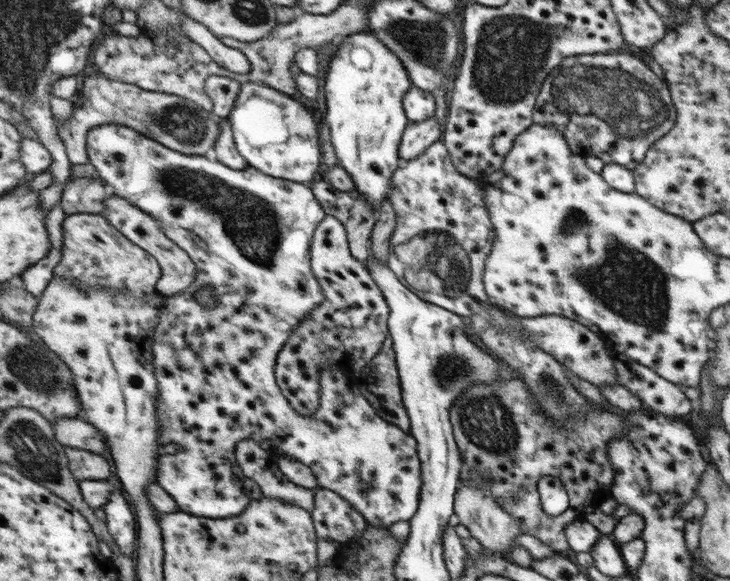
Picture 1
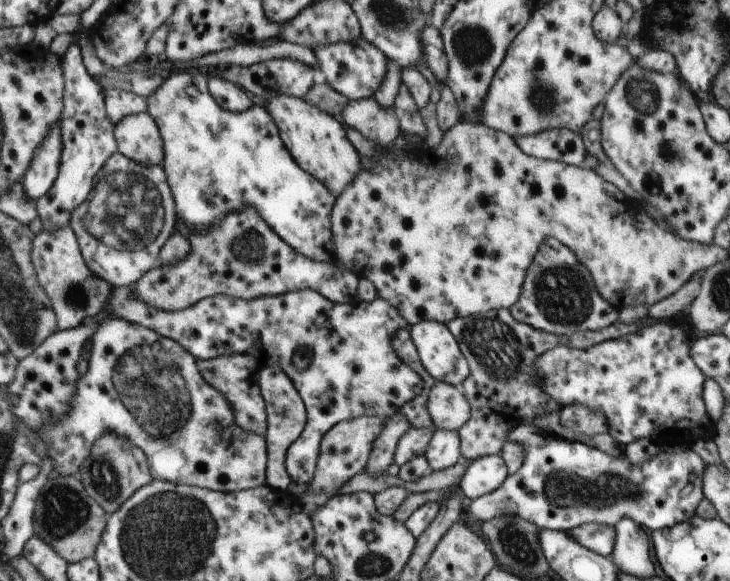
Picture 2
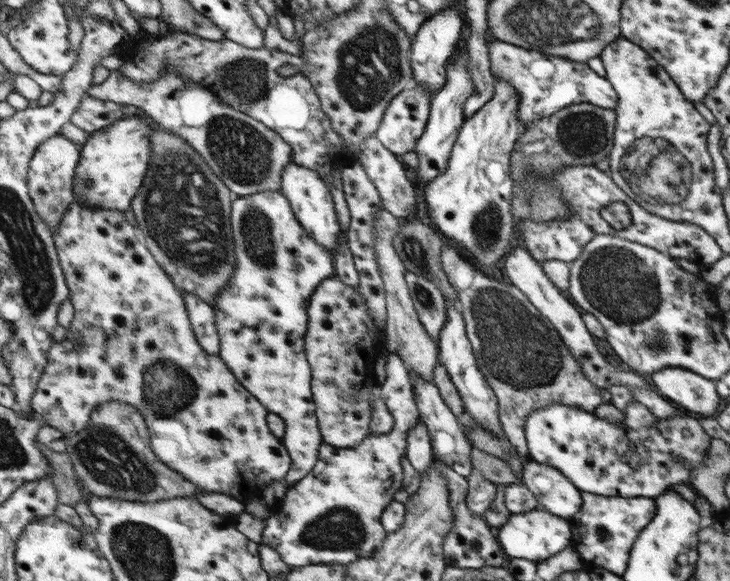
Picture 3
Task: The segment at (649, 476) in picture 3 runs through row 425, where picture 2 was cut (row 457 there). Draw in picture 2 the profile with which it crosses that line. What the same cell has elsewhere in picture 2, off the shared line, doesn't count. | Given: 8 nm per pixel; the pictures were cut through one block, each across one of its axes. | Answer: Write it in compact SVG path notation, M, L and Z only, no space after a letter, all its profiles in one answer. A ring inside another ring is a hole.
M532 424L516 426L510 432L510 436L514 442L519 442L525 447L524 464L516 474L509 475L509 478L494 492L476 500L466 501L463 514L466 517L492 521L494 518L502 518L504 514L513 514L533 522L540 529L566 533L580 528L585 523L616 526L620 520L631 518L634 522L646 526L646 530L654 532L672 529L680 522L692 520L696 516L696 508L706 498L702 476L706 474L708 464L689 446L664 447L654 458L634 464L624 456L606 454L586 443L564 439Z

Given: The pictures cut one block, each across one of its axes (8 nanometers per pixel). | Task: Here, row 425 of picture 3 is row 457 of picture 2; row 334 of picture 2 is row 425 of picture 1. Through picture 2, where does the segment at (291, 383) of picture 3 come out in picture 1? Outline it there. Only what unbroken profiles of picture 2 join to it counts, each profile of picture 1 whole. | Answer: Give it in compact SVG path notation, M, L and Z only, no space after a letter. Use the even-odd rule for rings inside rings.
M107 124L92 128L89 134L88 153L91 162L99 172L99 176L108 182L112 193L125 198L136 208L142 209L142 212L149 213L150 216L160 221L165 235L170 237L174 244L178 244L185 249L189 256L192 257L194 264L197 265L196 278L192 284L181 293L164 297L164 302L160 308L159 323L152 336L154 376L156 376L159 390L158 396L156 396L156 418L161 426L159 441L164 445L176 443L181 446L180 452L176 454L161 455L158 481L156 483L163 489L166 489L170 496L173 496L173 499L178 503L179 510L197 517L210 517L211 519L230 518L244 512L245 508L249 506L249 501L262 499L263 494L260 492L260 489L255 488L253 481L245 476L237 463L236 448L234 448L240 440L252 438L252 440L256 440L266 450L270 446L276 446L276 450L280 452L280 455L288 455L294 460L310 466L312 472L318 474L316 476L317 488L324 488L342 496L351 508L357 510L364 517L368 525L388 528L394 523L412 519L420 507L421 491L424 490L424 474L422 474L421 460L417 453L416 439L411 434L400 430L397 426L382 420L376 414L374 408L360 394L354 394L350 390L350 386L348 386L350 374L342 374L342 370L338 366L326 368L326 372L322 372L322 408L318 408L318 414L314 414L310 418L302 418L302 416L298 416L290 408L290 404L280 394L280 390L276 386L276 380L274 380L276 356L284 348L288 336L296 330L296 326L306 318L308 312L312 312L320 302L325 302L322 287L315 277L312 268L310 268L310 244L313 241L316 227L327 214L322 204L317 200L312 185L306 186L306 184L298 184L298 182L290 182L290 180L282 180L282 178L272 178L272 176L266 176L266 174L254 170L252 166L244 168L244 170L236 170L228 168L228 166L224 166L224 164L220 164L216 160L208 160L206 156L180 154L177 149L168 148L162 145L160 141L151 140L149 137L143 136L142 133L136 132L126 125ZM212 284L214 284L214 292L216 292L218 304L205 308L205 306L201 306L197 302L197 290L205 286L212 286Z

